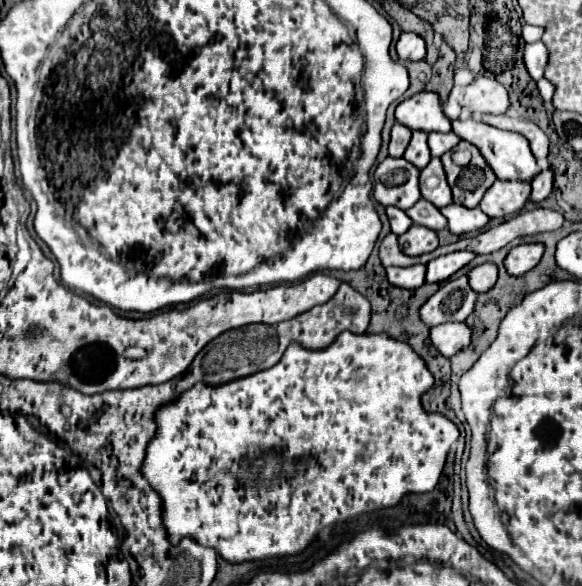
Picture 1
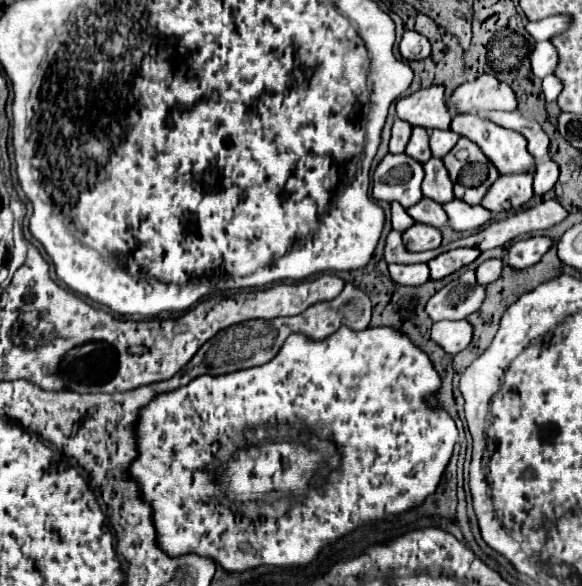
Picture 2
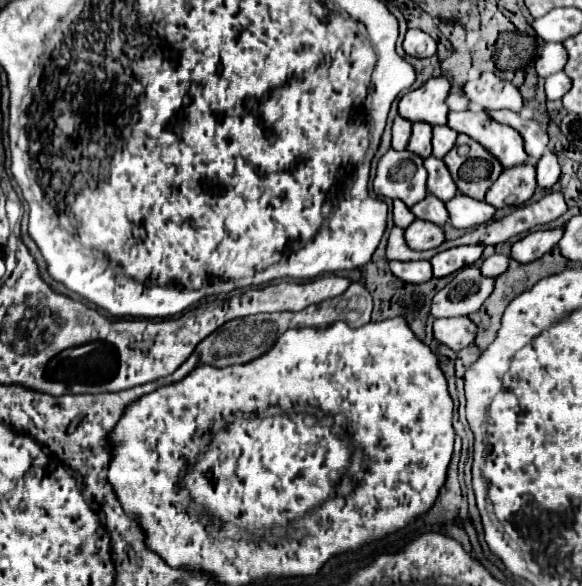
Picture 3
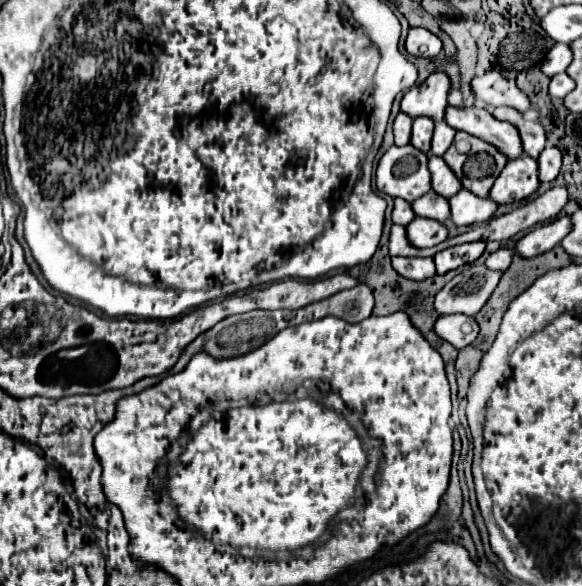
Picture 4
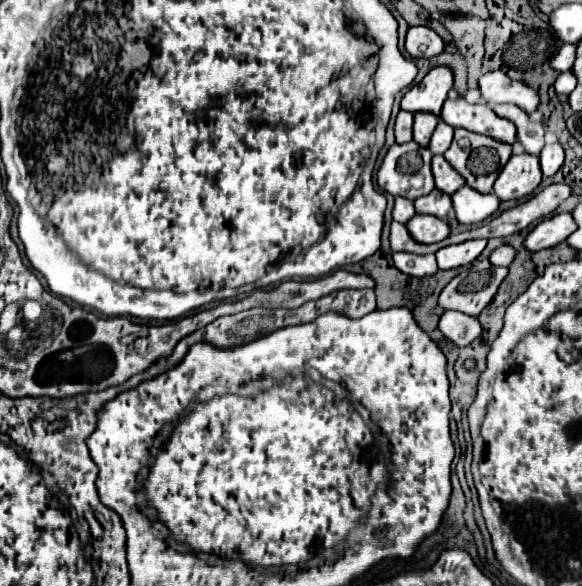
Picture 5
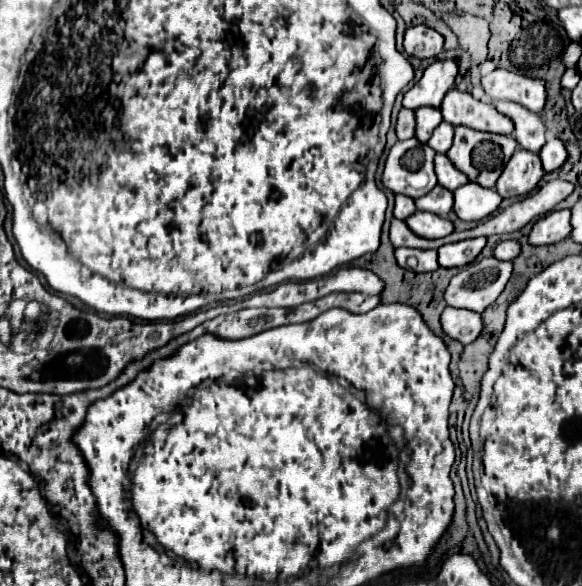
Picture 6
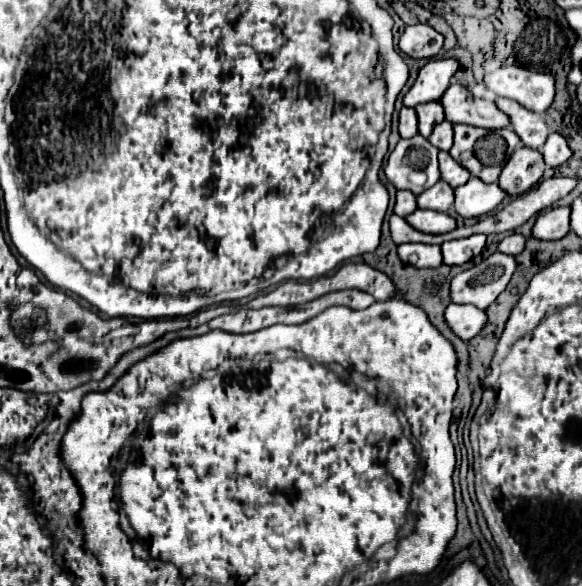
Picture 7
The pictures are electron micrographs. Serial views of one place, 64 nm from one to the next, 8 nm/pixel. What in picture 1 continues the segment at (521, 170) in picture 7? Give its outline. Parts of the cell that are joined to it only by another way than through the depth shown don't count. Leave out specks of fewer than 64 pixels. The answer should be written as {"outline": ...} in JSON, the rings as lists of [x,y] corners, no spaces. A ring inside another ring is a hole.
{"outline":[[[496,180],[484,194],[480,208],[490,218],[504,218],[520,212],[530,198],[530,182],[520,180]]]}

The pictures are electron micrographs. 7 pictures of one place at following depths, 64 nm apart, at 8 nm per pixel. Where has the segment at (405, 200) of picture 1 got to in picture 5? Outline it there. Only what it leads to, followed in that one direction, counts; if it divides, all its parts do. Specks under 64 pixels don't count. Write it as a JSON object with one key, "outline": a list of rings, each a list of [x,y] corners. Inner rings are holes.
{"outline":[[[414,140],[406,144],[392,144],[378,170],[380,188],[392,196],[404,196],[410,200],[432,192],[436,186],[430,160],[432,152],[418,146]]]}

